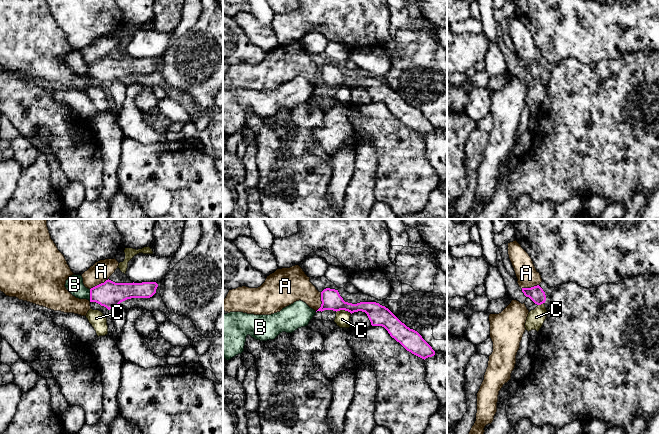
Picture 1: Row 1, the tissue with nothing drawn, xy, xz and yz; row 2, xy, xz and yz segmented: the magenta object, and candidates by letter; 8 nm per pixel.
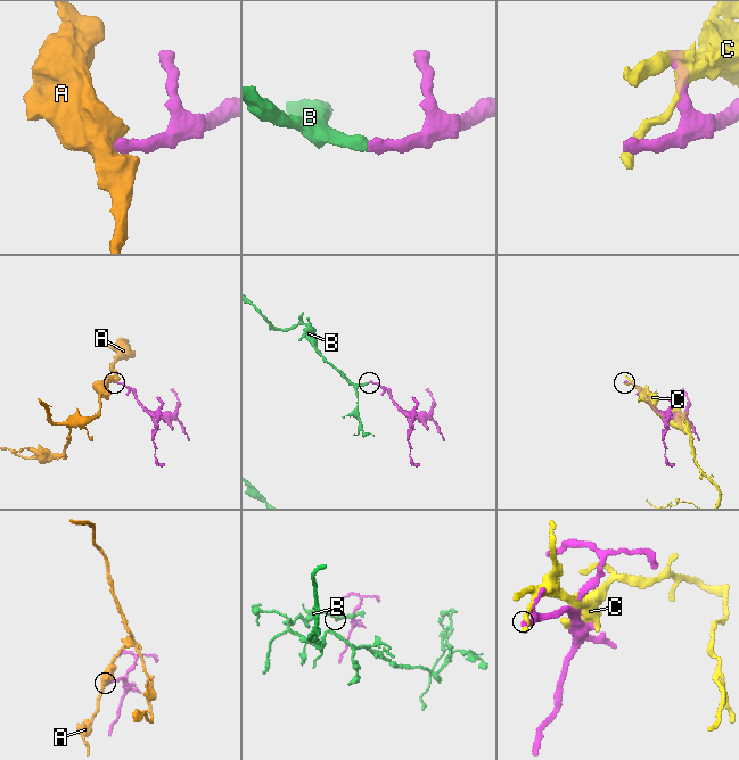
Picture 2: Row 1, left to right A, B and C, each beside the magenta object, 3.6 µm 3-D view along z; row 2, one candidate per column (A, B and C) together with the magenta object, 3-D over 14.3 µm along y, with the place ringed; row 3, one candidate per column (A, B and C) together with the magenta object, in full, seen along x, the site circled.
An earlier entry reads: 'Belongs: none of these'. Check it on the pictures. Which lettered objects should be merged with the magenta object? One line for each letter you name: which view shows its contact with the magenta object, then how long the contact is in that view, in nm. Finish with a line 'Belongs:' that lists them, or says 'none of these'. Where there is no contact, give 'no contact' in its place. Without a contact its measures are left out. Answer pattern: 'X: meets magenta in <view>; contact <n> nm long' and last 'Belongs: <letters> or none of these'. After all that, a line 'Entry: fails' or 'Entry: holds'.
B: meets magenta in xy; contact 100 nm long
Belongs: B
Entry: fails

